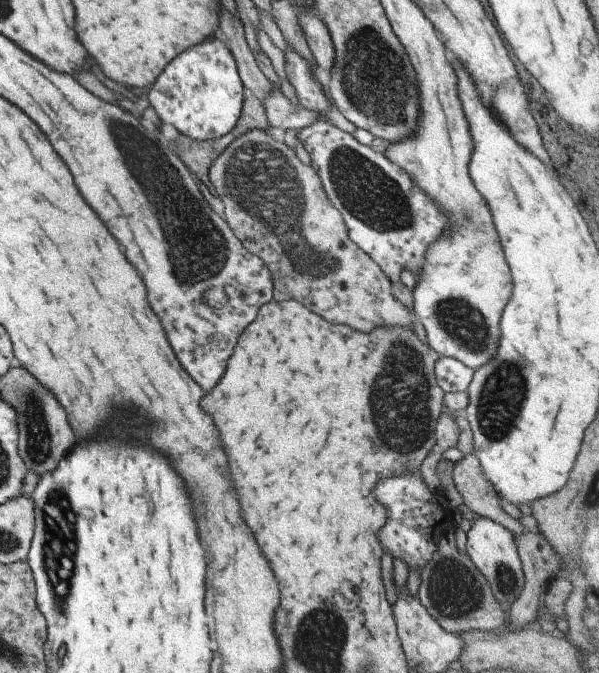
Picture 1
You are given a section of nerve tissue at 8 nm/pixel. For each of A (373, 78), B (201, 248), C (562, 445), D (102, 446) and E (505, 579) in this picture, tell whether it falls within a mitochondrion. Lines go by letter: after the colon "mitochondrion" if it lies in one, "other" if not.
A: mitochondrion
B: mitochondrion
C: other
D: other
E: mitochondrion

